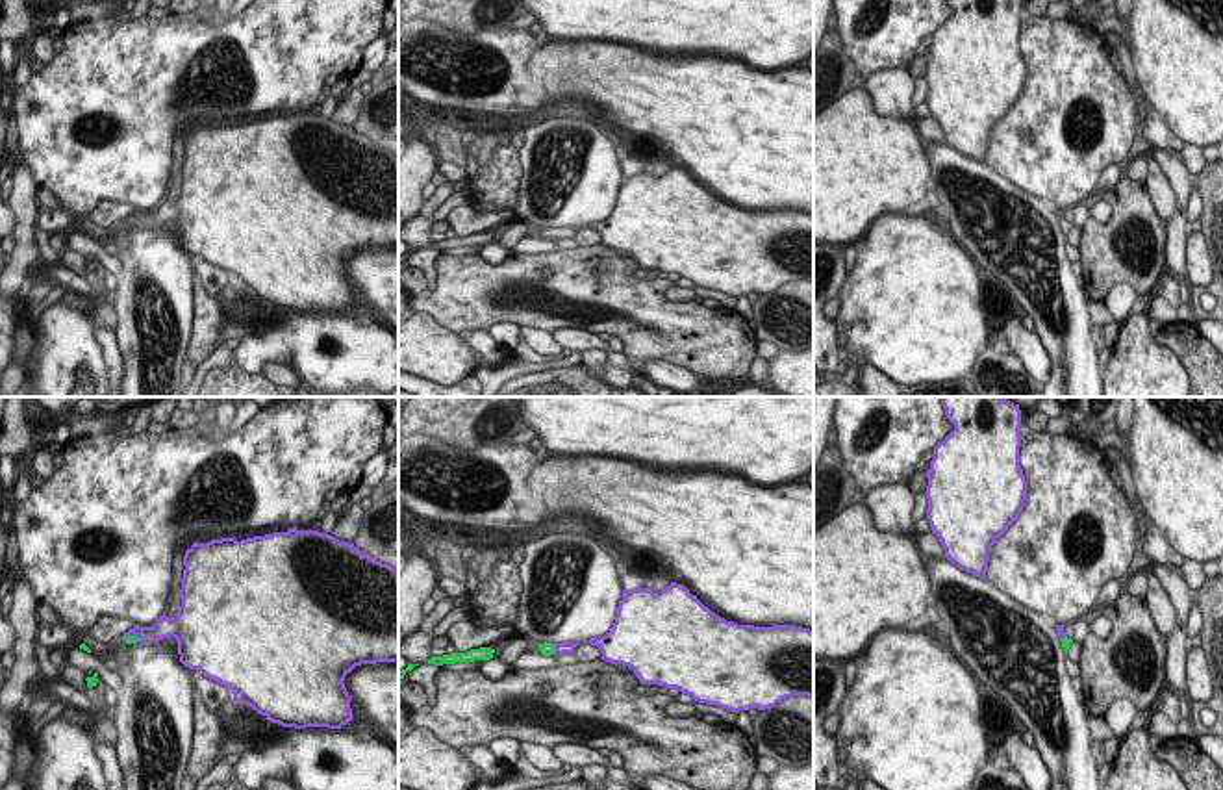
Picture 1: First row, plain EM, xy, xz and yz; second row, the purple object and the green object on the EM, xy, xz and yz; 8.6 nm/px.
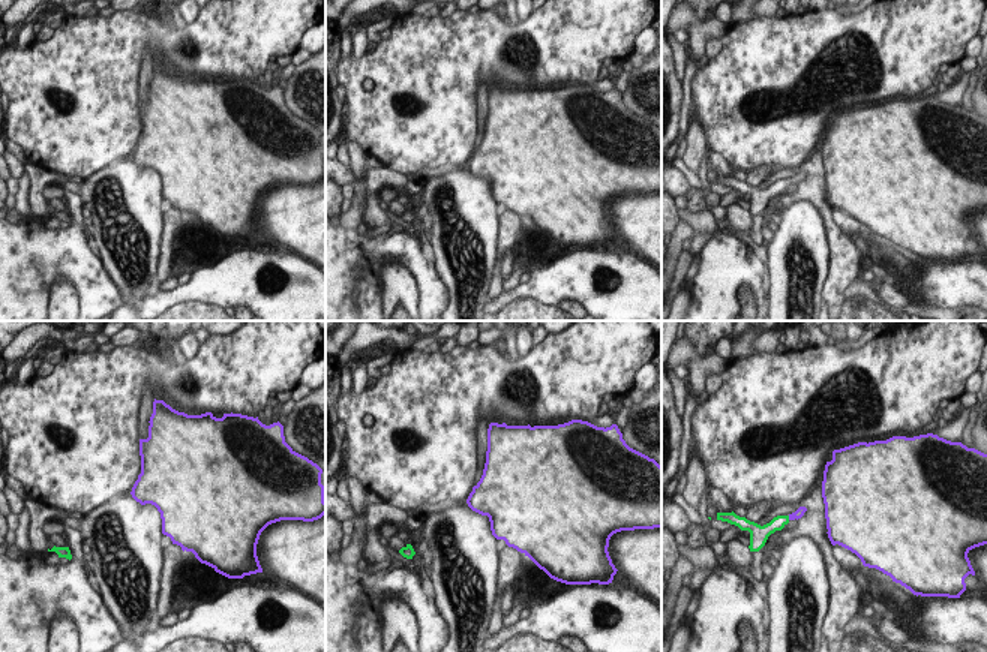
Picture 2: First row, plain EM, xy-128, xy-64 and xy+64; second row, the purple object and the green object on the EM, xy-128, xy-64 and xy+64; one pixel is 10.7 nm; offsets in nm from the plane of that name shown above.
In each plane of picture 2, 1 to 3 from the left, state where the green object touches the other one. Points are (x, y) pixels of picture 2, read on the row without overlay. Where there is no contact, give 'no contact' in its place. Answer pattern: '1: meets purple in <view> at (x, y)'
1: no contact
2: no contact
3: meets purple in xy+64 at (789, 182)

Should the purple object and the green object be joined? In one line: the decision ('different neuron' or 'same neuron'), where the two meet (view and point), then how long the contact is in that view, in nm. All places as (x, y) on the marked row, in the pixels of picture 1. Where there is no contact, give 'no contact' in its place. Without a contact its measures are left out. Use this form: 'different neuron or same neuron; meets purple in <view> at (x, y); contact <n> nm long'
same neuron; meets purple in xy at (132, 635); contact 150 nm long

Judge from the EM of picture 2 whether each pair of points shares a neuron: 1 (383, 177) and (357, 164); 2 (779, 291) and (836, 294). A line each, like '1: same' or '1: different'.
1: different
2: different

